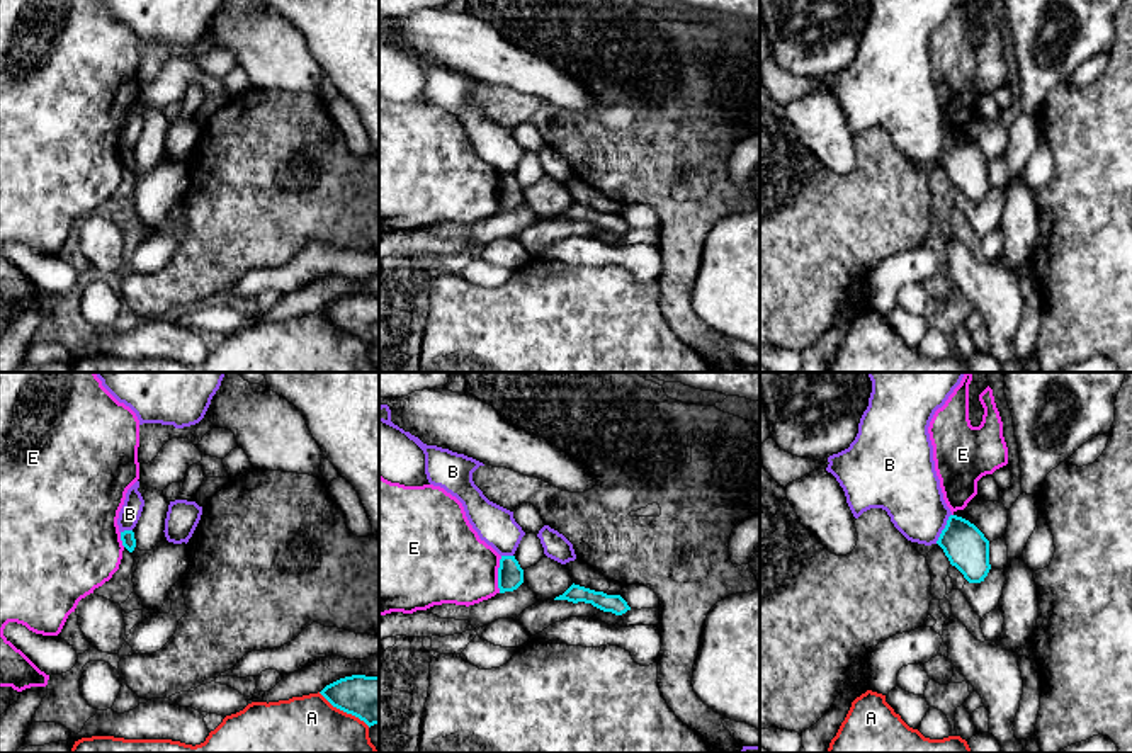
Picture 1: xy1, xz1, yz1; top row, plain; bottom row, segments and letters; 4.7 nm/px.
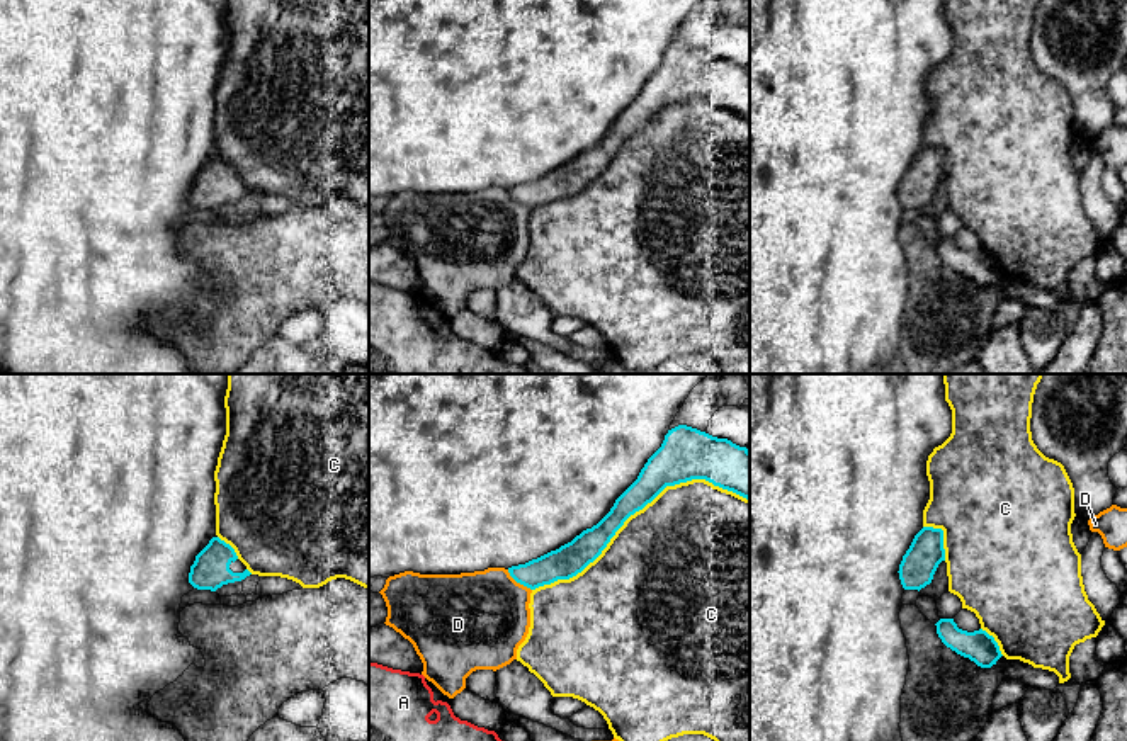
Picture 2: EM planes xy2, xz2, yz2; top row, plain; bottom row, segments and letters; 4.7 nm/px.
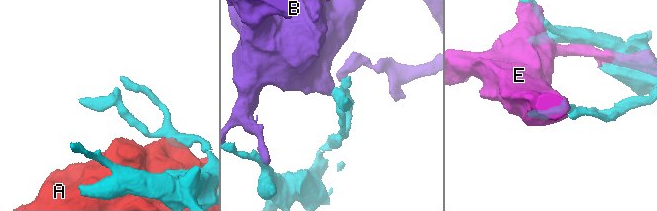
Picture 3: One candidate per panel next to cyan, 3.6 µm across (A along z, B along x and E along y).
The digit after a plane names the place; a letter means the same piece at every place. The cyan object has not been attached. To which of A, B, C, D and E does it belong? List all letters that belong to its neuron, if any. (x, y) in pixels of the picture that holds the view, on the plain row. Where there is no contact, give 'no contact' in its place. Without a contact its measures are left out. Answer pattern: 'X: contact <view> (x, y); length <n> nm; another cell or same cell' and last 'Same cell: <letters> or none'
A: contact xy1 (344, 330); length 300 nm; another cell
B: contact yz1 (944, 148); length 160 nm; another cell
C: contact xz2 (636, 130); length 1100 nm; same cell
D: contact xz2 (519, 201); length 160 nm; another cell
E: contact xz1 (498, 194); length 180 nm; another cell
Same cell: C

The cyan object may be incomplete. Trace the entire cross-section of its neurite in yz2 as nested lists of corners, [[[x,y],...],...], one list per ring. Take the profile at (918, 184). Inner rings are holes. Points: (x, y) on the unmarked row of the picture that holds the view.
[[[923,146],[899,184],[903,207],[920,211],[930,204],[942,180],[945,180],[943,150]]]

